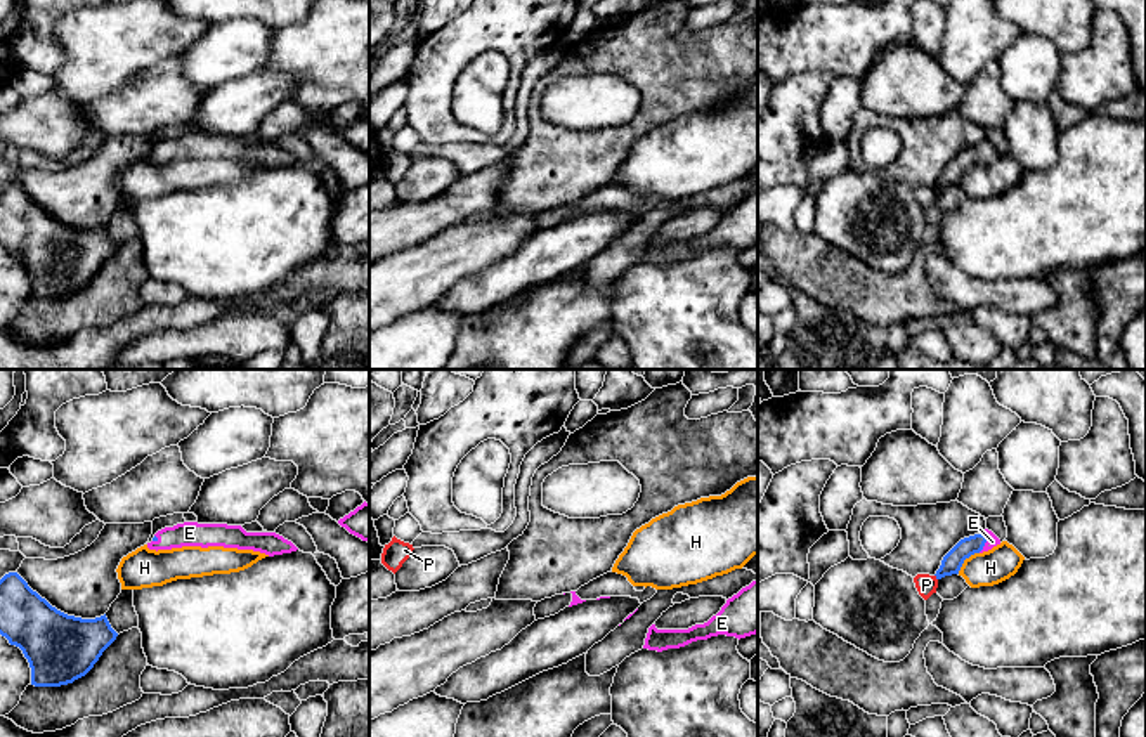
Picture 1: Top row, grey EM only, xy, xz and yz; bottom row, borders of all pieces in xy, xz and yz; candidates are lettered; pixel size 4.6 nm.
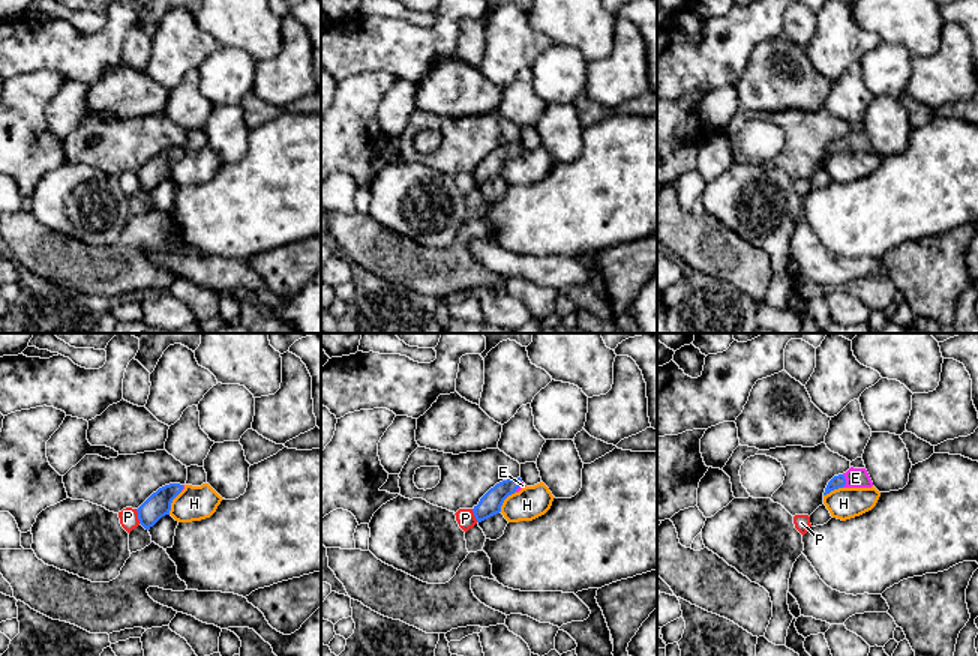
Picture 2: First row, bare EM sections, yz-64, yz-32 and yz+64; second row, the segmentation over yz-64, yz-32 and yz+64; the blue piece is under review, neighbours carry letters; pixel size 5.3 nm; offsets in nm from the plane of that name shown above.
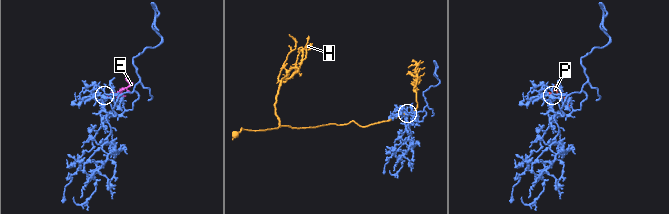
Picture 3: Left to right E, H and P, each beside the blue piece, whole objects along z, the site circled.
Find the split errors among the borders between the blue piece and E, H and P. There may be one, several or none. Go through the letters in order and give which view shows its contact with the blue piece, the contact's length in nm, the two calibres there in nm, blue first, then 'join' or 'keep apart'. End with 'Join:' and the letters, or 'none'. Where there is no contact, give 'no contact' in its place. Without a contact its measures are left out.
E: contact in yz; length 100 nm; calibres 90 and 50 nm; join
H: contact in yz; length 140 nm; calibres 90 and 160 nm; keep apart
P: contact in yz; length 30 nm; calibres 90 and 100 nm; keep apart
Join: E

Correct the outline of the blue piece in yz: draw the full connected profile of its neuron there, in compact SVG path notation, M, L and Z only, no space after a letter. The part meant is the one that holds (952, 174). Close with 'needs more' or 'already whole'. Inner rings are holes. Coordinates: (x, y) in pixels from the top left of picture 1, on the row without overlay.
M988 140L980 146L960 151L941 172L940 180L936 182L936 191L945 187L959 186L966 170L974 165L983 165L1000 156L1000 151Z; needs more

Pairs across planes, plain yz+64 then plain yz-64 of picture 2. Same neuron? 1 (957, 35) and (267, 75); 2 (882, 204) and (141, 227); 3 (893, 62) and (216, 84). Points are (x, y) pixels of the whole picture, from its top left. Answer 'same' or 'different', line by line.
1: same
2: different
3: same

